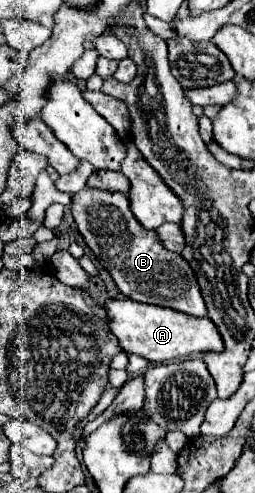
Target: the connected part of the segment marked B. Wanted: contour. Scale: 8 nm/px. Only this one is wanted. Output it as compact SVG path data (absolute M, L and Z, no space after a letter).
M85 186L81 192L71 196L71 214L85 244L111 274L117 290L125 298L173 308L191 316L207 316L191 266L181 258L181 254L165 250L153 230L141 228L129 210L129 198L125 194Z

